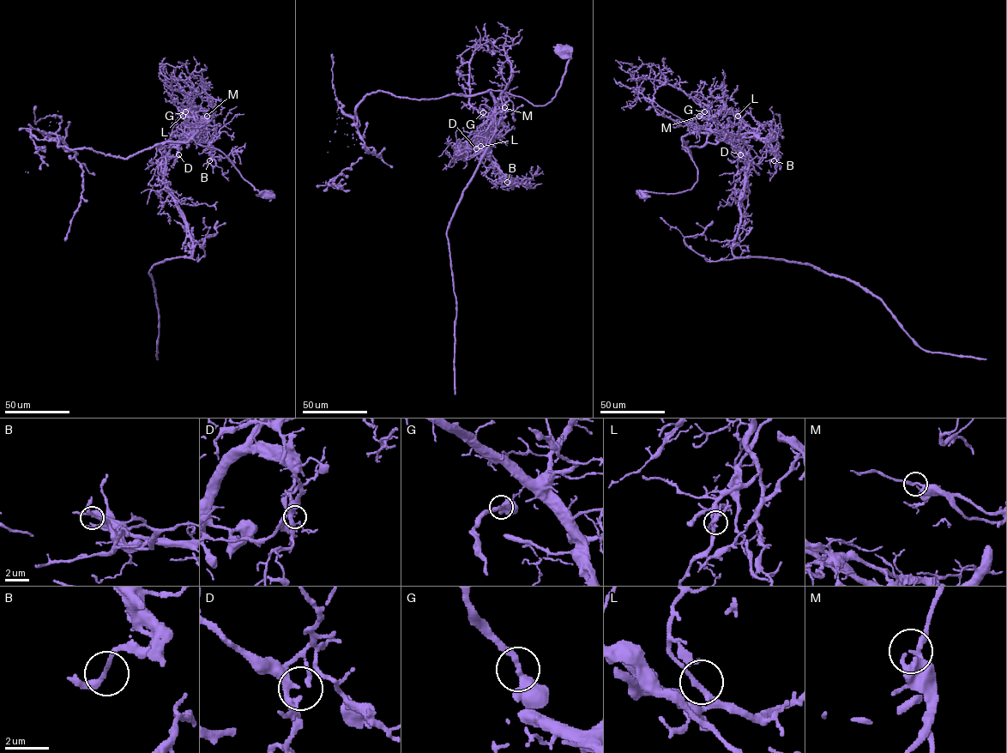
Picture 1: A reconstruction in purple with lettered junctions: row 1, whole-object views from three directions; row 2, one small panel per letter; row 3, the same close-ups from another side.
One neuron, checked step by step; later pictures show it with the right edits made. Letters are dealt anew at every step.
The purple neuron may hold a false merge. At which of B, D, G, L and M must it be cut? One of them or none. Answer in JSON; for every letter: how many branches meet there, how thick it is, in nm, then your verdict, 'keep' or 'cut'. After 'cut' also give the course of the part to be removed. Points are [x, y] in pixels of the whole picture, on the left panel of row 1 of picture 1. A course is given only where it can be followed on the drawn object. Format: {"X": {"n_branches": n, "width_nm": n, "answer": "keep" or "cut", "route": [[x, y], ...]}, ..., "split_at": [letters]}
{"B": {"n_branches": 2, "width_nm": 240, "answer": "keep"}, "D": {"n_branches": 2, "width_nm": 280, "answer": "keep"}, "G": {"n_branches": 2, "width_nm": 360, "answer": "keep"}, "L": {"n_branches": 2, "width_nm": 220, "answer": "keep"}, "M": {"n_branches": 2, "width_nm": 220, "answer": "cut", "route": [[207, 116], [165, 157], [165, 189], [184, 218], [193, 253], [149, 270], [157, 359]]}, "split_at": ["M"]}

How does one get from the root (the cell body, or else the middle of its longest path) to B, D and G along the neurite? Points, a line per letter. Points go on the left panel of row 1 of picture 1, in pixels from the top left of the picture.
B: (267, 195), (220, 151), (197, 144), (196, 129), (175, 135), (196, 134), (211, 148), (209, 160)
D: (267, 195), (272, 192), (256, 189), (220, 151), (197, 144), (193, 139), (196, 129), (178, 146), (178, 154)
G: (267, 195), (272, 192), (256, 189), (220, 151), (195, 142), (193, 136), (197, 128), (183, 118), (185, 111)

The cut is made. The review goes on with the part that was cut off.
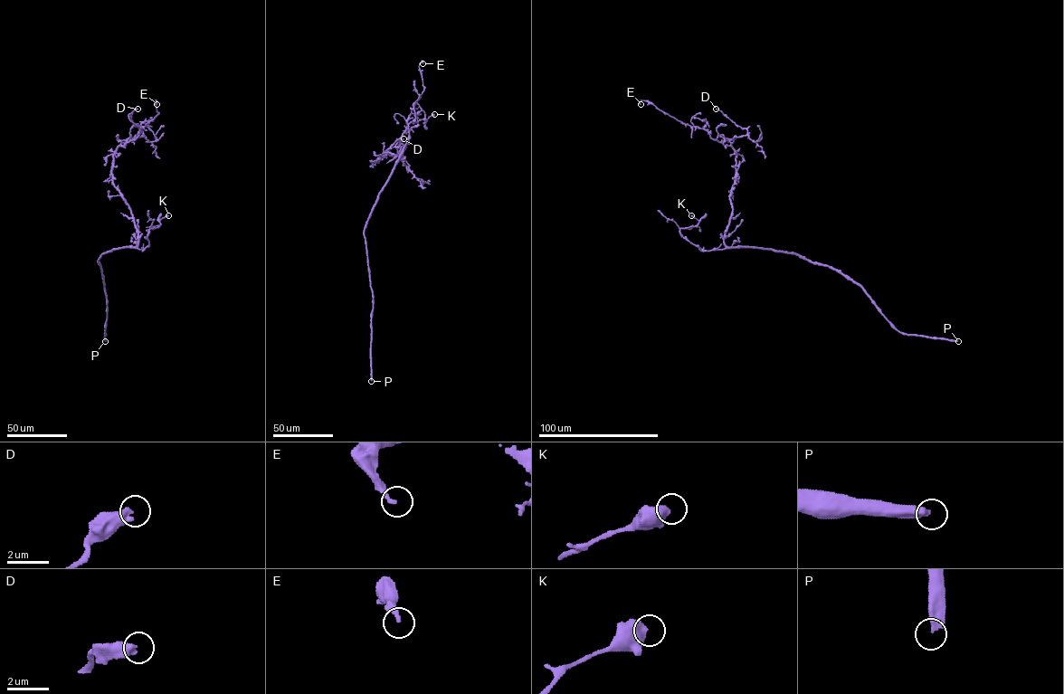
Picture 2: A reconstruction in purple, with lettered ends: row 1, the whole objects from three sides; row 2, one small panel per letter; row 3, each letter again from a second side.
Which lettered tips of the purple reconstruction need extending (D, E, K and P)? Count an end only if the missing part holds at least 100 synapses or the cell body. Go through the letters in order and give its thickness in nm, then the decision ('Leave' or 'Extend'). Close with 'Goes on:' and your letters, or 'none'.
D: Thickness 480 nm. Leave
E: Thickness 200 nm. Leave
K: Thickness 600 nm. Leave
P: Thickness 440 nm. Extend
Goes on: P

